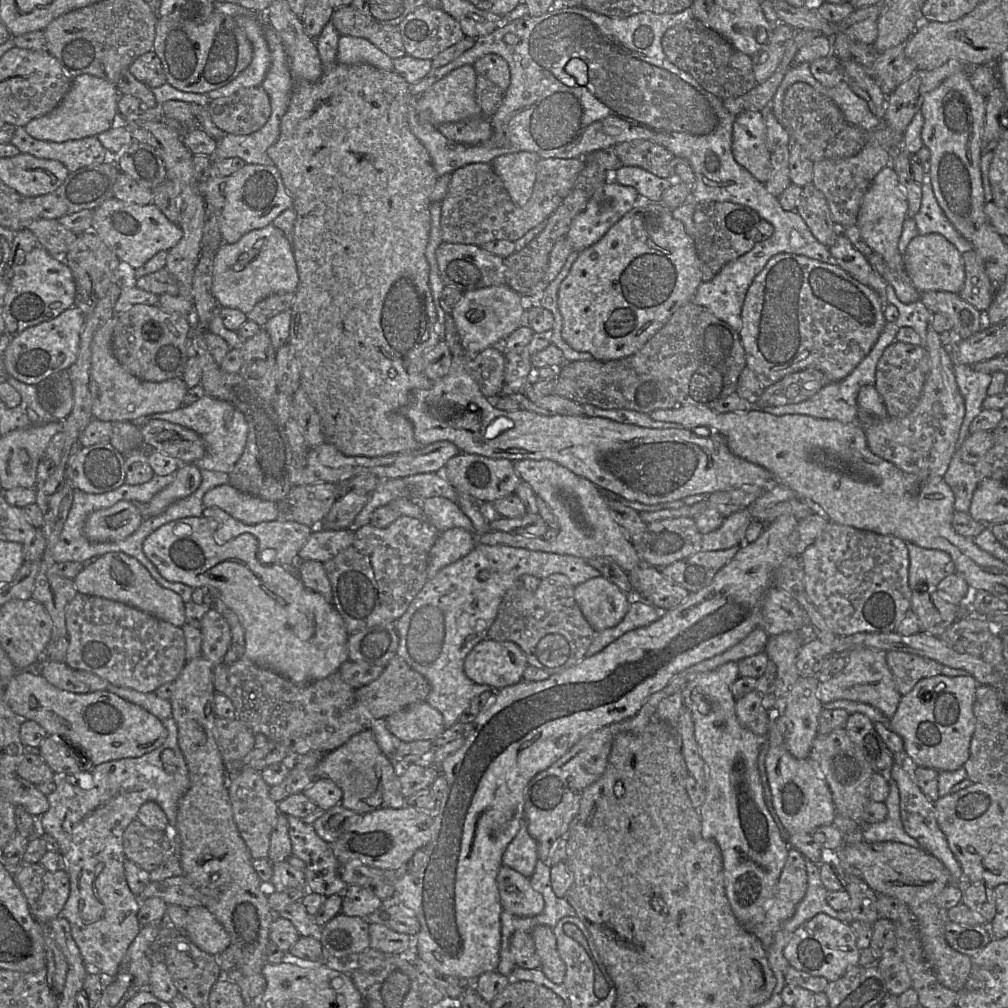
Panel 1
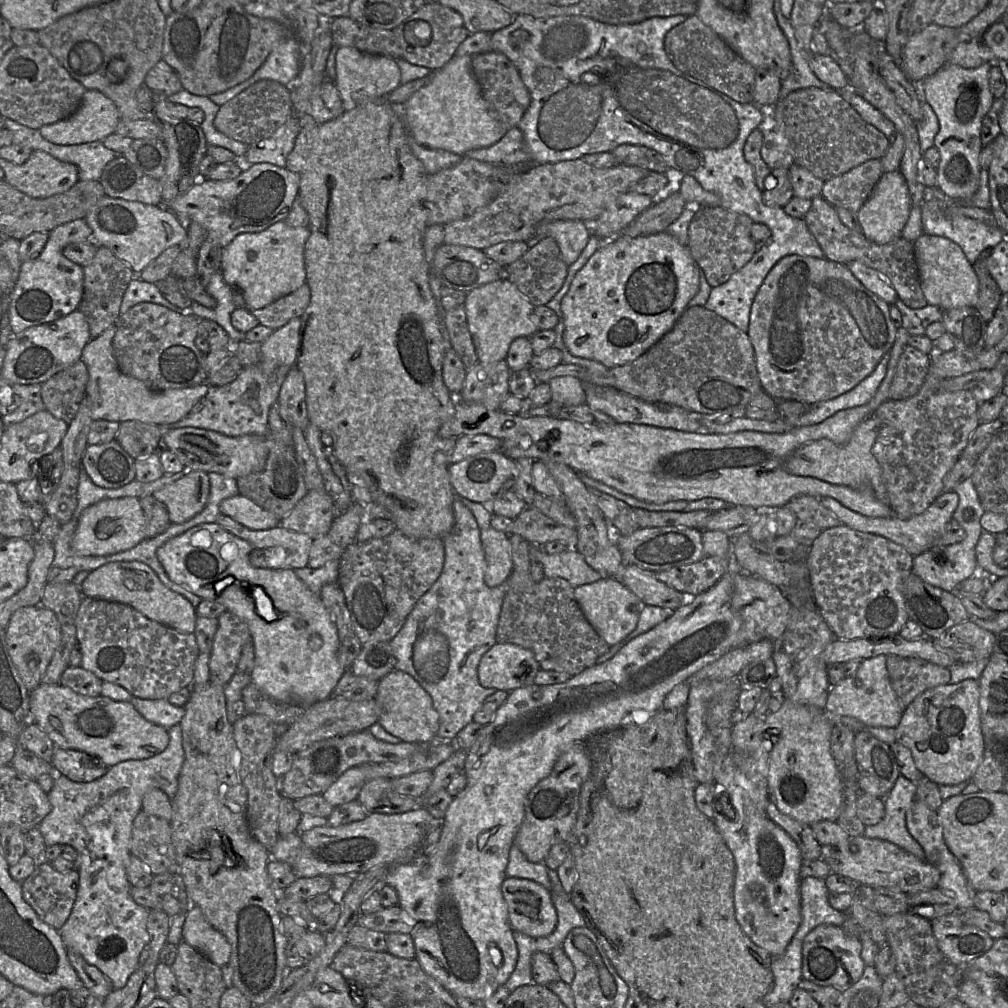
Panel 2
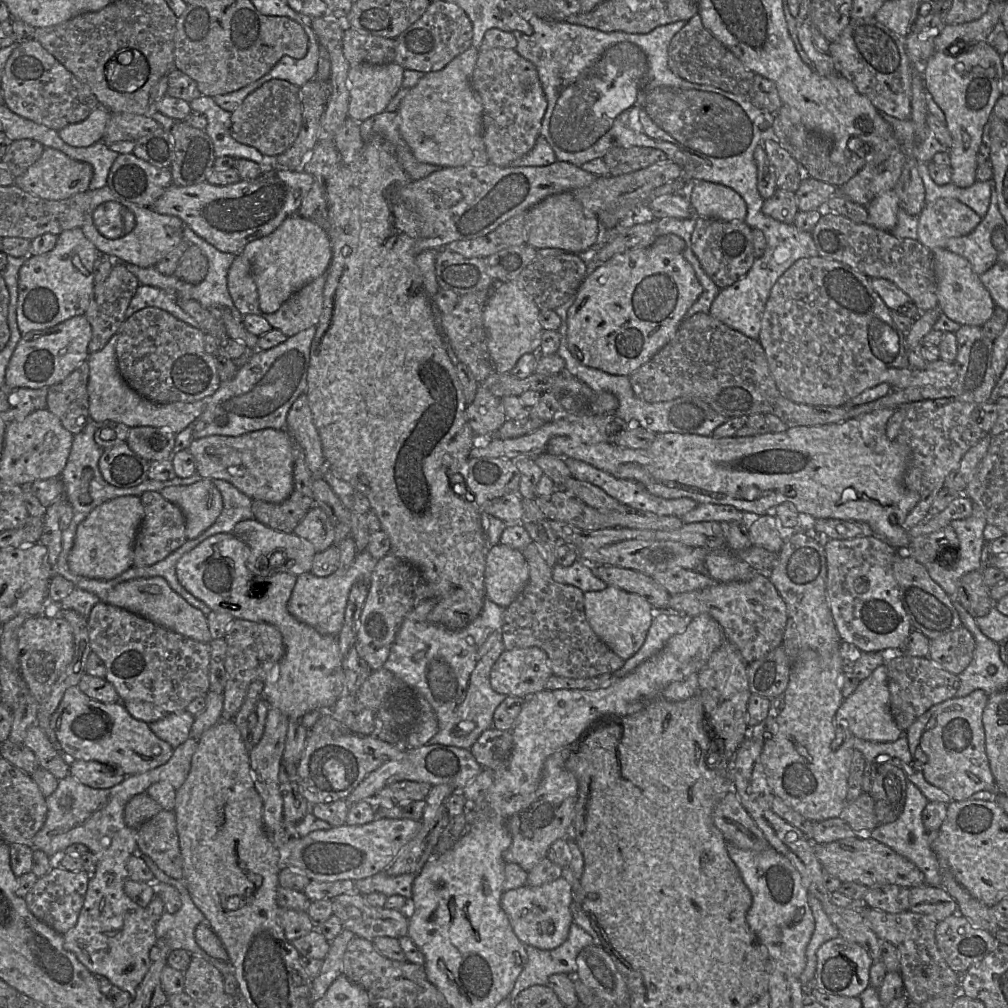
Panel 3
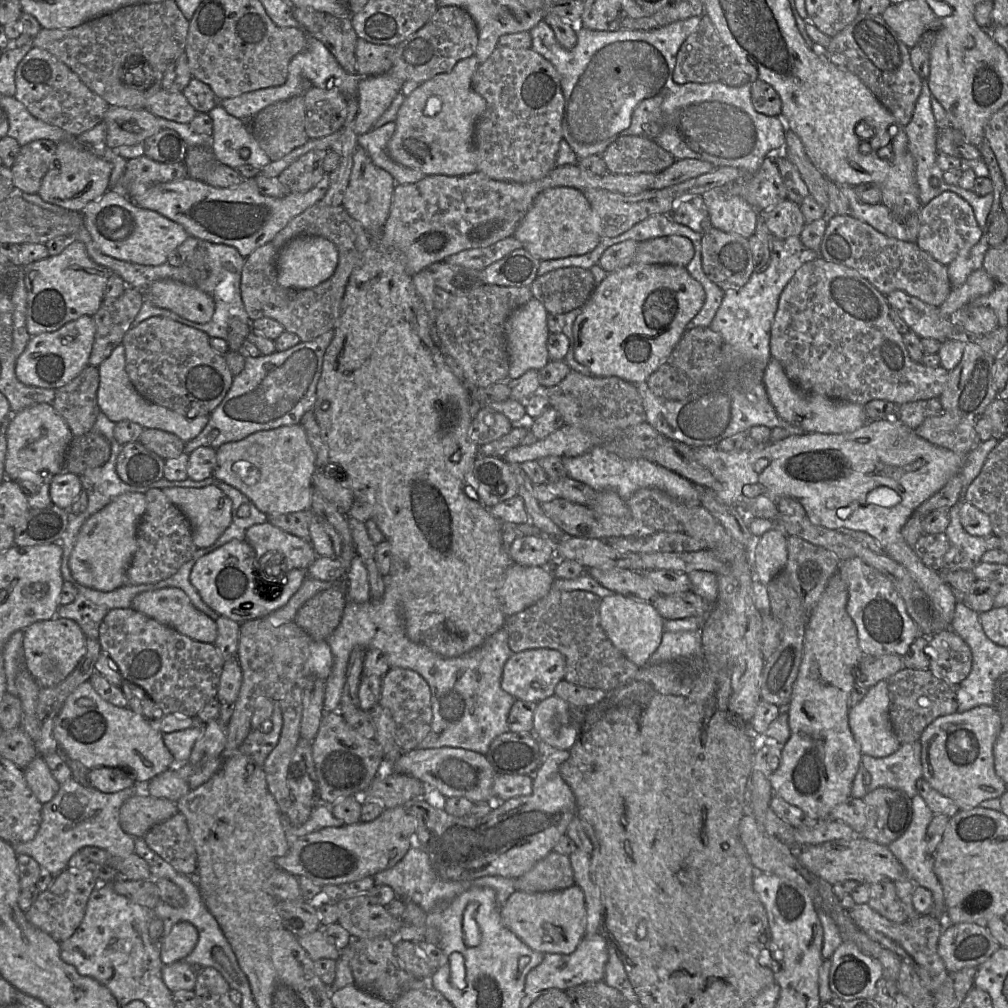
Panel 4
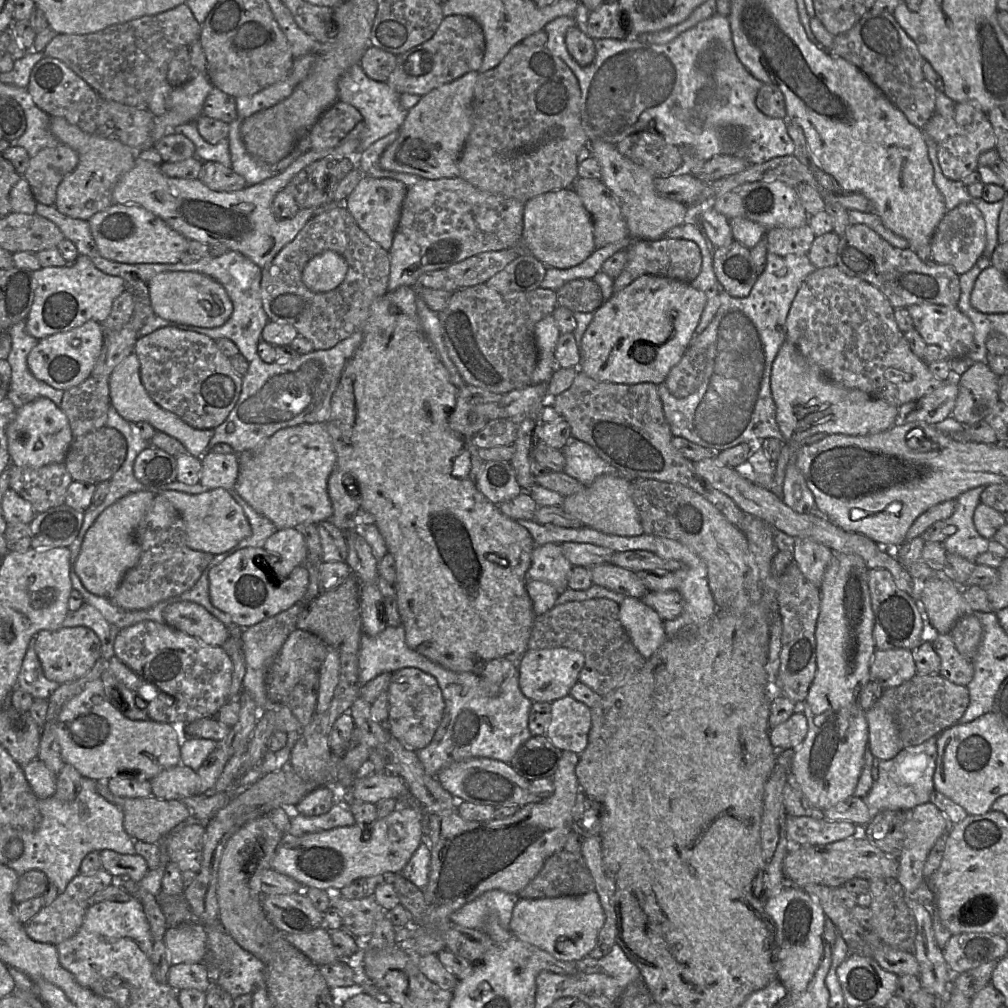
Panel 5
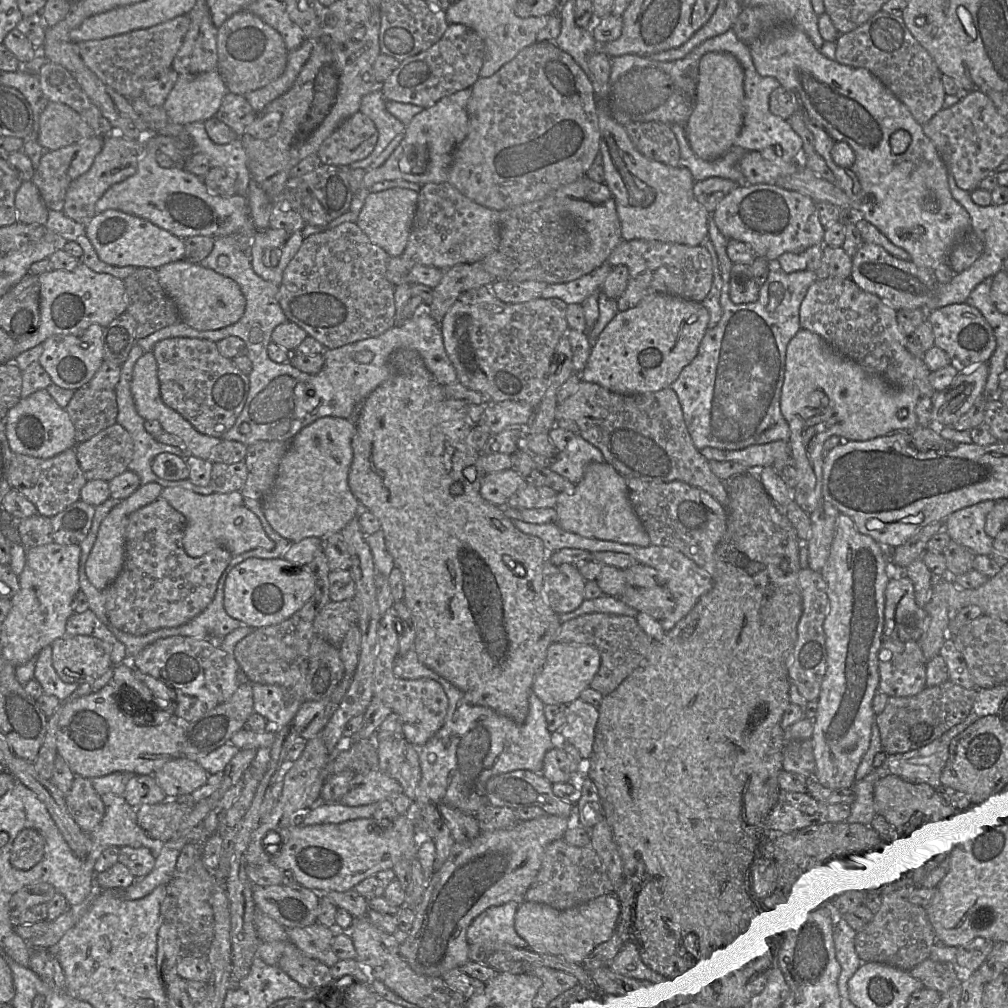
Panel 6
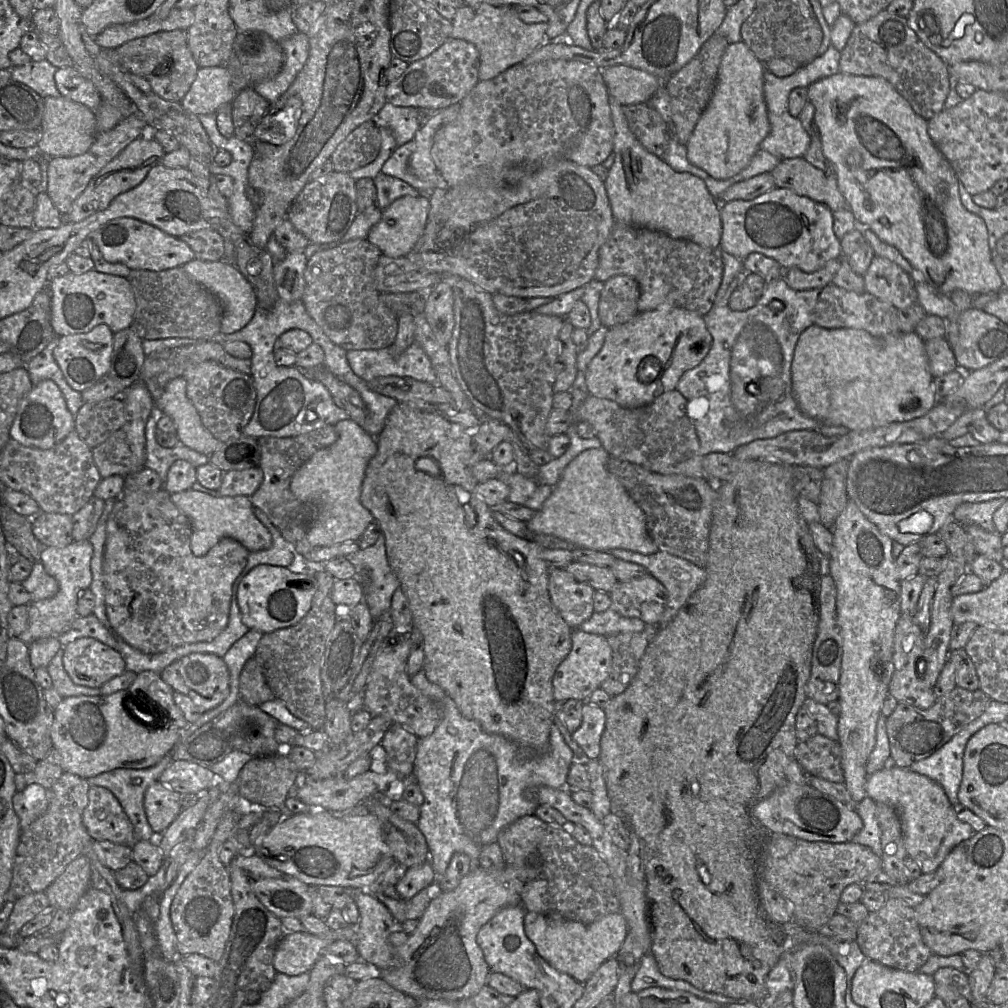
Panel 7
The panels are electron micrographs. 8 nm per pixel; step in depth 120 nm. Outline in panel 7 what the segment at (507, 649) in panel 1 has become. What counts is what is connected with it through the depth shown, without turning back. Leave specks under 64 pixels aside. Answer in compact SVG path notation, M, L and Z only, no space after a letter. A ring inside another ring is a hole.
M573 629L572 648L557 667L553 677L553 695L556 702L569 699L587 701L590 695L608 678L612 665L612 650L606 636Z

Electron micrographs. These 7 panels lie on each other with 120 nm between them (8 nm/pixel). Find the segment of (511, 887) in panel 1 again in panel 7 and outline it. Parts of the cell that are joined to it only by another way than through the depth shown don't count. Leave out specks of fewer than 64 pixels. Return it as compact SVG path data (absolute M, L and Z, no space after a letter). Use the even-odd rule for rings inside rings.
M526 911L524 931L537 953L552 967L570 975L581 984L608 959L617 956L626 936L626 921L621 912L608 914L591 924L569 920L556 914Z

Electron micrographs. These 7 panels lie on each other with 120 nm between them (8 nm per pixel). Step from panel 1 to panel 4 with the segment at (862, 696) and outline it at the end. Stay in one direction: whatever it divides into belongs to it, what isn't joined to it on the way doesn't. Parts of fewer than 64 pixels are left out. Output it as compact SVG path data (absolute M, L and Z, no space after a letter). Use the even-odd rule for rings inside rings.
M886 681L868 688L864 698L848 713L849 727L861 753L884 758L901 746L889 719L889 695Z

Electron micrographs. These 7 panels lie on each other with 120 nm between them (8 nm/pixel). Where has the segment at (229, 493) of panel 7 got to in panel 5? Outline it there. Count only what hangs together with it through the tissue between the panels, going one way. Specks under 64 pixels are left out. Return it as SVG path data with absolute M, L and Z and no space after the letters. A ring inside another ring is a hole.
M206 452L201 458L199 484L209 489L234 490L239 472L238 454Z

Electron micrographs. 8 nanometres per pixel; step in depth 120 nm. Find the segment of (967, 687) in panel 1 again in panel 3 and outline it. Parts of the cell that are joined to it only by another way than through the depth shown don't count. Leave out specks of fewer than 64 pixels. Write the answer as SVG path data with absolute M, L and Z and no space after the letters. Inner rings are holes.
M980 689L974 690L964 697L953 697L945 700L932 706L903 734L907 738L911 757L921 766L925 780L944 791L951 801L969 800L977 792L992 792L996 789L986 754L985 733L982 724L982 715L987 700L988 695Z

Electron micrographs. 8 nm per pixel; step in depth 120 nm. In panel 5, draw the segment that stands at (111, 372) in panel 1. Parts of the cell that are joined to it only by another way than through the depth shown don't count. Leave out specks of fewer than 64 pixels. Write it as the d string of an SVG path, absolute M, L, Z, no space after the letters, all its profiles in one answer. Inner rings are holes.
M136 354L128 355L118 364L108 377L110 403L125 420L135 423L144 421L177 439L186 449L187 454L201 458L207 451L208 443L213 436L212 429L196 429L185 423L174 413L161 408L149 396L140 376L140 362Z

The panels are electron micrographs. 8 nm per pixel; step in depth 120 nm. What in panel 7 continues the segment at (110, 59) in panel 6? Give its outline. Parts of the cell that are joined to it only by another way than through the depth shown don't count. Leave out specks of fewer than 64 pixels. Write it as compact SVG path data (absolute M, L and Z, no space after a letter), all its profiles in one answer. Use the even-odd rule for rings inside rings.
M186 30L159 31L130 40L115 50L126 70L147 78L166 55L186 44L186 41Z

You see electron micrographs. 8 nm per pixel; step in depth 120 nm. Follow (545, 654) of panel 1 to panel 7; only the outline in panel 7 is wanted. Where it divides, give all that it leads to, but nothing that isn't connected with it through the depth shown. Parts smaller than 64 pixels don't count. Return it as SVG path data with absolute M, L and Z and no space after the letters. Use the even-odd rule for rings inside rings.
M646 626L641 632L621 632L606 636L612 650L612 665L601 689L611 697L627 689L636 676L641 659L656 632L656 627Z

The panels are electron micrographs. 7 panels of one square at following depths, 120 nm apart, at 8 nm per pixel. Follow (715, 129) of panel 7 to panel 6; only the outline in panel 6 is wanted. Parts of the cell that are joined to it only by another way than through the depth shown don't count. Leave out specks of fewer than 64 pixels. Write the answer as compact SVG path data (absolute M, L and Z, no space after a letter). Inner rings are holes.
M727 52L705 54L699 62L695 107L685 126L689 146L699 158L715 160L728 152L741 132L744 121L744 70Z

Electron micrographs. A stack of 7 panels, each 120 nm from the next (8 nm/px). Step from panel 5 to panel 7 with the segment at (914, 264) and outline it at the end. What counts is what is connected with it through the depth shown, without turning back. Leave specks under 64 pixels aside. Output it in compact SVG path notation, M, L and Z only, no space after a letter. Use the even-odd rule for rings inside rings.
M875 255L863 279L865 292L898 310L917 303L914 278L887 258Z

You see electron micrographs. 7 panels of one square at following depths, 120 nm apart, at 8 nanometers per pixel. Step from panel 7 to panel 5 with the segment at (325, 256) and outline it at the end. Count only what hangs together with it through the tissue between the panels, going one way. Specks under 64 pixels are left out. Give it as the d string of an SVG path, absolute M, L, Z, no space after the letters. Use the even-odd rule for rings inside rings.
M339 204L309 219L296 237L278 252L268 266L261 269L262 306L270 321L292 325L299 336L311 341L314 349L326 350L352 334L361 332L373 302L388 292L389 275L389 252L372 240L357 225L345 205ZM327 250L334 251L344 257L348 264L346 276L332 290L312 292L302 281L302 271L310 259Z

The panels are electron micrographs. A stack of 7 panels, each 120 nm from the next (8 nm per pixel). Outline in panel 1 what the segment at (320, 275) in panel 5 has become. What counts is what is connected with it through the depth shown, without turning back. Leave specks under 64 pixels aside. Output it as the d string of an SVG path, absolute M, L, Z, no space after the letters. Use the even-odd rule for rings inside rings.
M274 225L252 230L234 244L223 243L214 258L212 293L221 308L238 309L247 314L263 299L282 293L295 293L299 284L297 265L290 239Z

